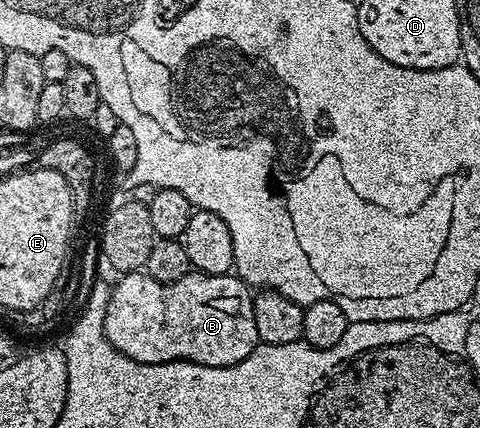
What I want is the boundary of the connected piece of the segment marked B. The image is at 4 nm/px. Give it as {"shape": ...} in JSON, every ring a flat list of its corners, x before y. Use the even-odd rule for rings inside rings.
{"shape":[[191,270,175,282,160,284,139,271,126,272,118,280,105,304,105,339,135,362,189,360,204,368,229,368,243,362,258,343,251,296,236,275,208,276]]}

